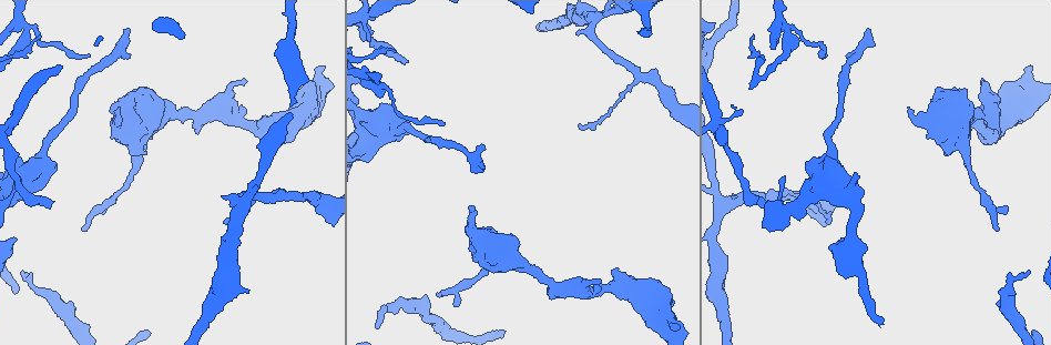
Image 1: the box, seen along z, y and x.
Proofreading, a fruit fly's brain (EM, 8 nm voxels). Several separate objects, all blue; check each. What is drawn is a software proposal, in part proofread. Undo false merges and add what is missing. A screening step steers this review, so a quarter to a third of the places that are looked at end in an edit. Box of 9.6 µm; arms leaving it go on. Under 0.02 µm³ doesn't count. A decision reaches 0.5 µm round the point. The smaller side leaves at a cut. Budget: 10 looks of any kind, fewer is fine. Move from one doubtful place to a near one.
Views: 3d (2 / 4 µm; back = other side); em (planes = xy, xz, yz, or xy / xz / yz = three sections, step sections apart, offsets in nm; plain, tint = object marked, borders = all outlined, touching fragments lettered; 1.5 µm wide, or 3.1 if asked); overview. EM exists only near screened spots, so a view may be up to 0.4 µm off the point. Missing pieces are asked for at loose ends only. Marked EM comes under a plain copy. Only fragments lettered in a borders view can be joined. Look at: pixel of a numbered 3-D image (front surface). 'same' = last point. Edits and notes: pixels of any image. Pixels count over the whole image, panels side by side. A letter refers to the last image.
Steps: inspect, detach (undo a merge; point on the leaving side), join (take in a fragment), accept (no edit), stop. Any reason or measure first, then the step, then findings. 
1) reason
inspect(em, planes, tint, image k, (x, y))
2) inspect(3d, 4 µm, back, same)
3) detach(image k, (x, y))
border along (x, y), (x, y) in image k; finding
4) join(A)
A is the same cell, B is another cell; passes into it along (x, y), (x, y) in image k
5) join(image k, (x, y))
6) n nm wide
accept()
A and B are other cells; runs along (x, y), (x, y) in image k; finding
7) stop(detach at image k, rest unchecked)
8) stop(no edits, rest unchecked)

thick end
inspect(em, xy, step 4, tint, image 1, (322, 67))

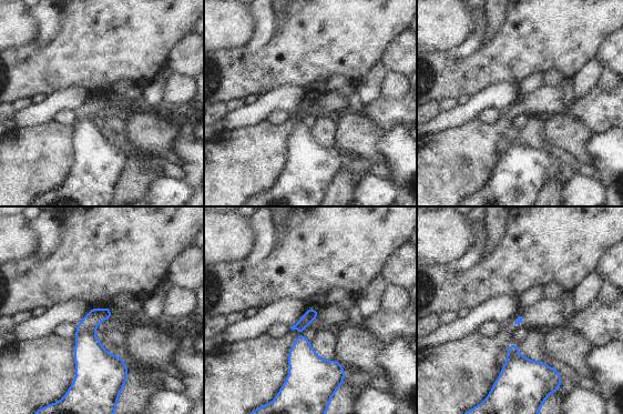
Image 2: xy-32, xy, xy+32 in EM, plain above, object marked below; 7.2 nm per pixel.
another direction
inspect(em, planes, borders, same)

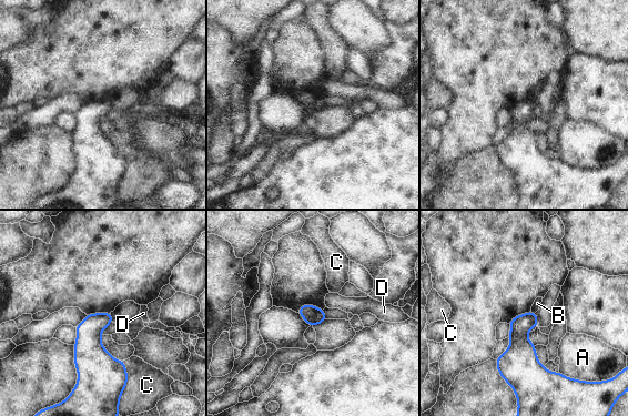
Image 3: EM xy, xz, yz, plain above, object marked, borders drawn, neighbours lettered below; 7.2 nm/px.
accept()
A, B, C and D are other cells; border along (532, 311), (535, 312) in image 3; no lettered fragment goes on from it

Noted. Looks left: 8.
free end
inspect(em, planes, tint, image 1, (579, 123))

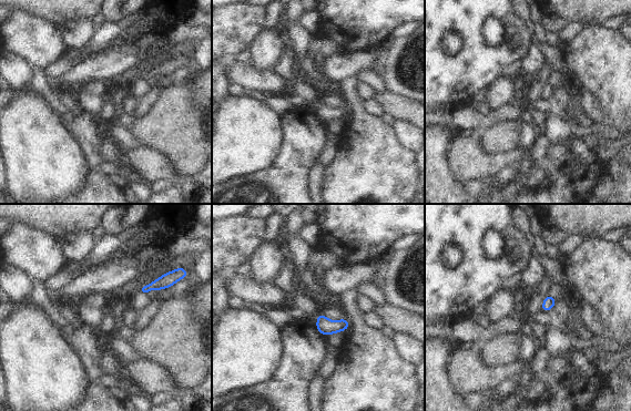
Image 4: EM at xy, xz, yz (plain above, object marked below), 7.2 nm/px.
inspect(em, planes, borders, same)

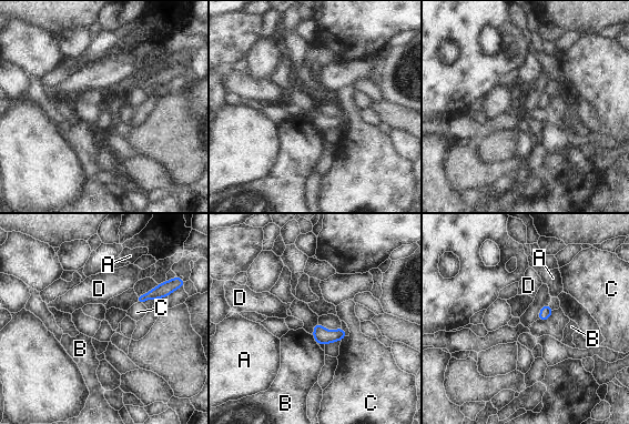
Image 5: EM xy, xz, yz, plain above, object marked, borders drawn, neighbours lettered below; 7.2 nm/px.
80 nm wide; B touches over 70 nm
accept()
A, B, C and D are other cells; no lettered fragment goes on from it

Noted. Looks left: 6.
end of a long branch
inspect(3d, 4 µm, image 1, (762, 208))

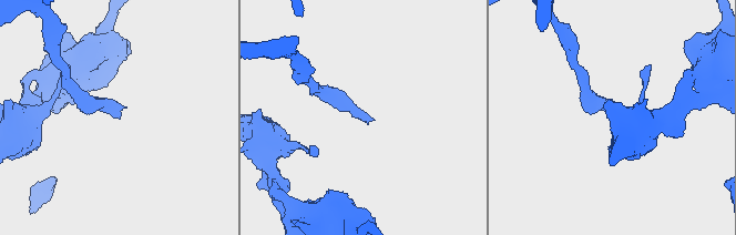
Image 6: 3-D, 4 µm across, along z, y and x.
inspect(em, planes, borders, image 6, (367, 121))

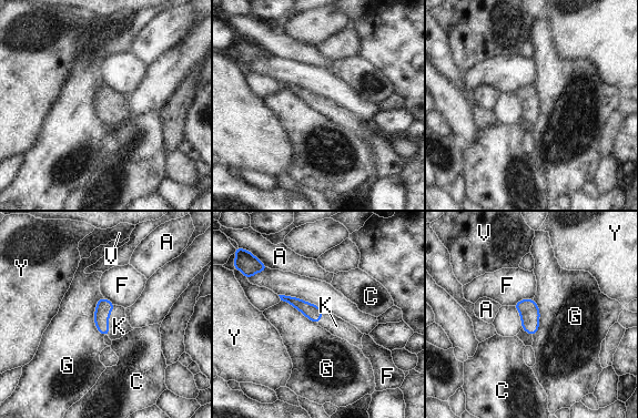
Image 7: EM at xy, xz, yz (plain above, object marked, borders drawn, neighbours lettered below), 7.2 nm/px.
join(K)
K is the same cell, A, C, F, G, V and Y are other cells; passes into it along (104, 306), (108, 320), (119, 326) in image 7; the cell continues

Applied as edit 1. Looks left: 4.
see it whole again
inspect(overview)

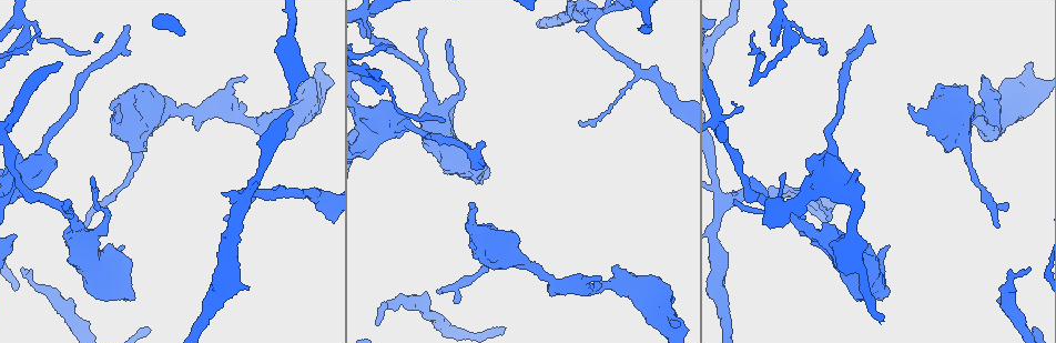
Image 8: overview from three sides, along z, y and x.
abrupt turn
inspect(em, xy, step 8, tint, image 8, (25, 23))

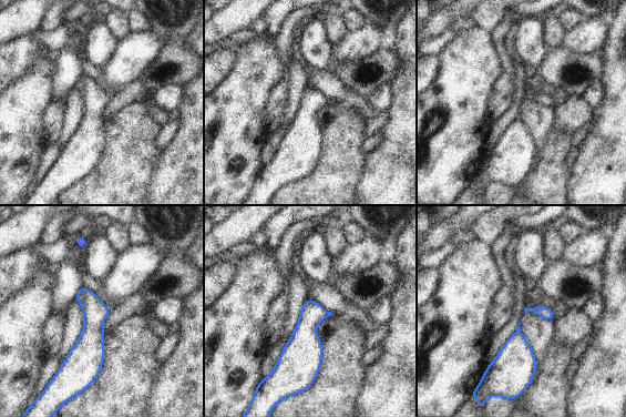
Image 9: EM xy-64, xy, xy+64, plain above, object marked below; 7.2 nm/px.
another direction
inspect(em, planes, tint, same)

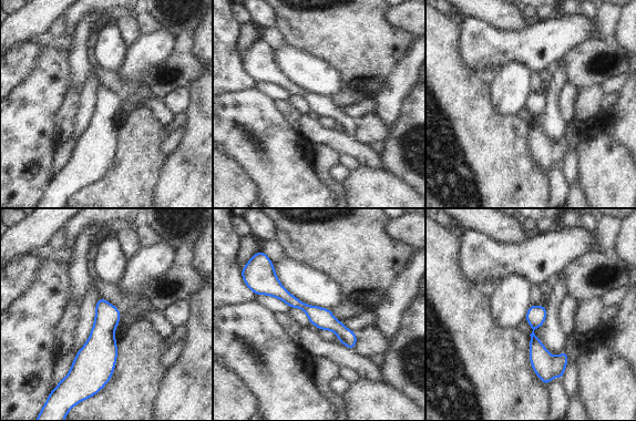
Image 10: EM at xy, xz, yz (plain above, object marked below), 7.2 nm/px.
inspect(em, planes, borders, same)

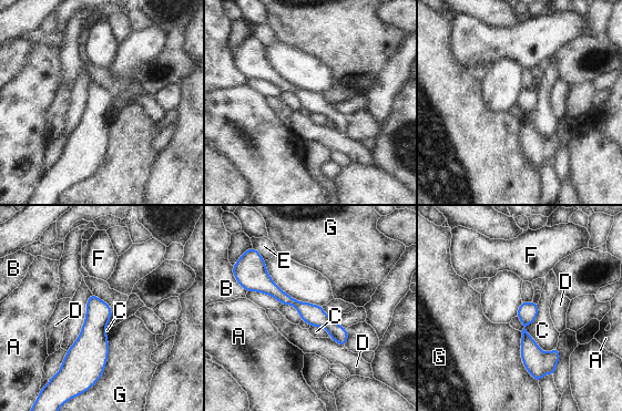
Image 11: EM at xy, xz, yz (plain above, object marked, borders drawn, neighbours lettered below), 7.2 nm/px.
accept()
A, B, C, D, E, F and G are other cells; border along (329, 337), (344, 346) in image 11; all the same cell

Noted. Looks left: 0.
stop(join at image 7, rest unchecked)

